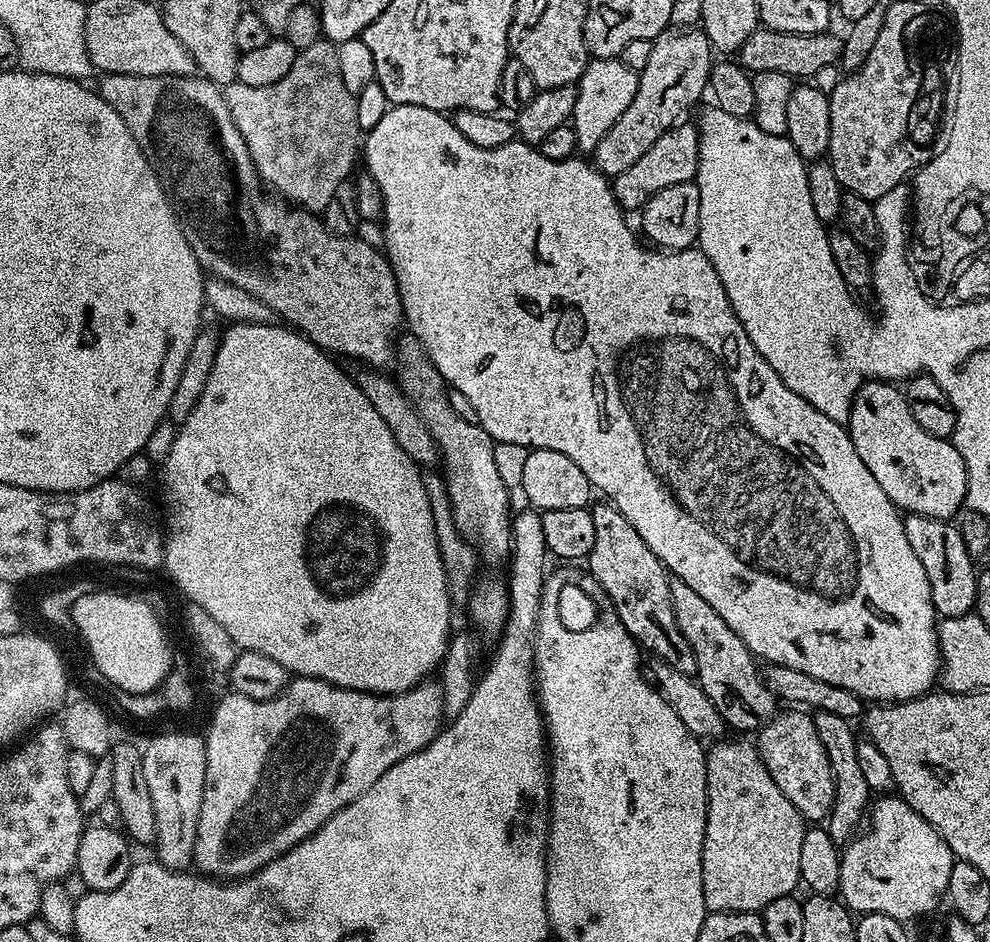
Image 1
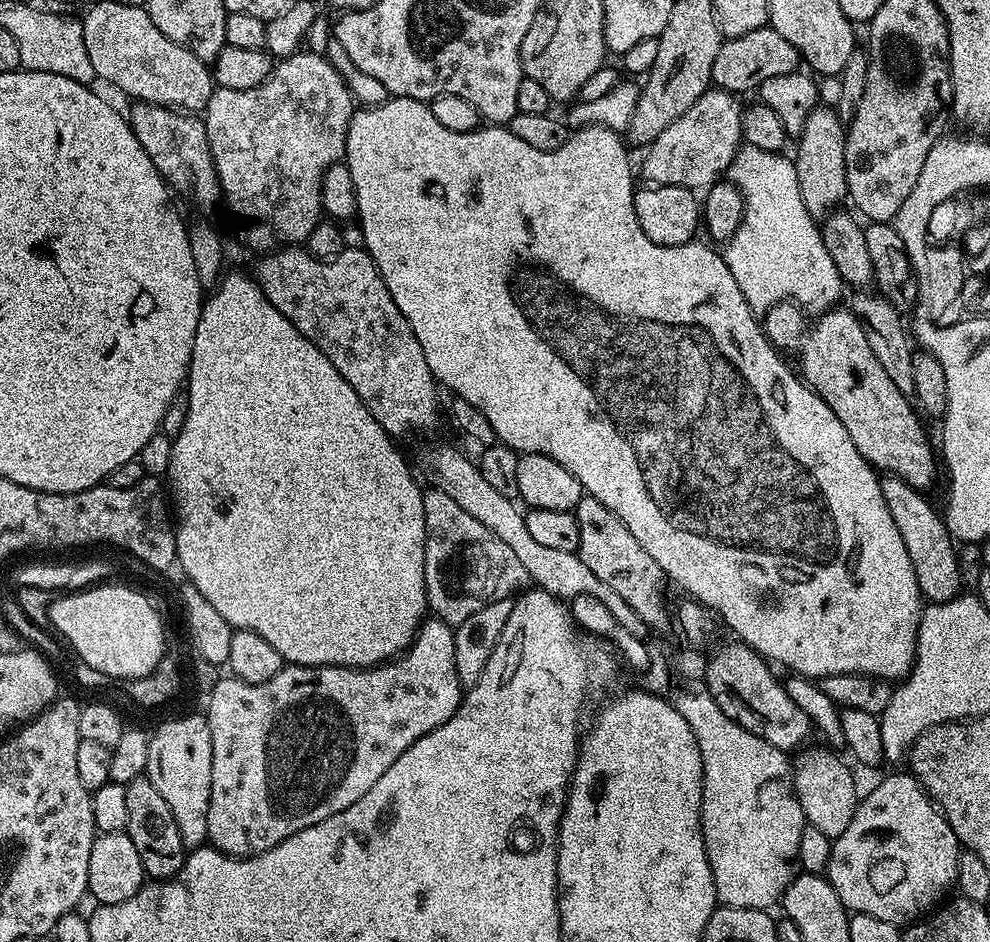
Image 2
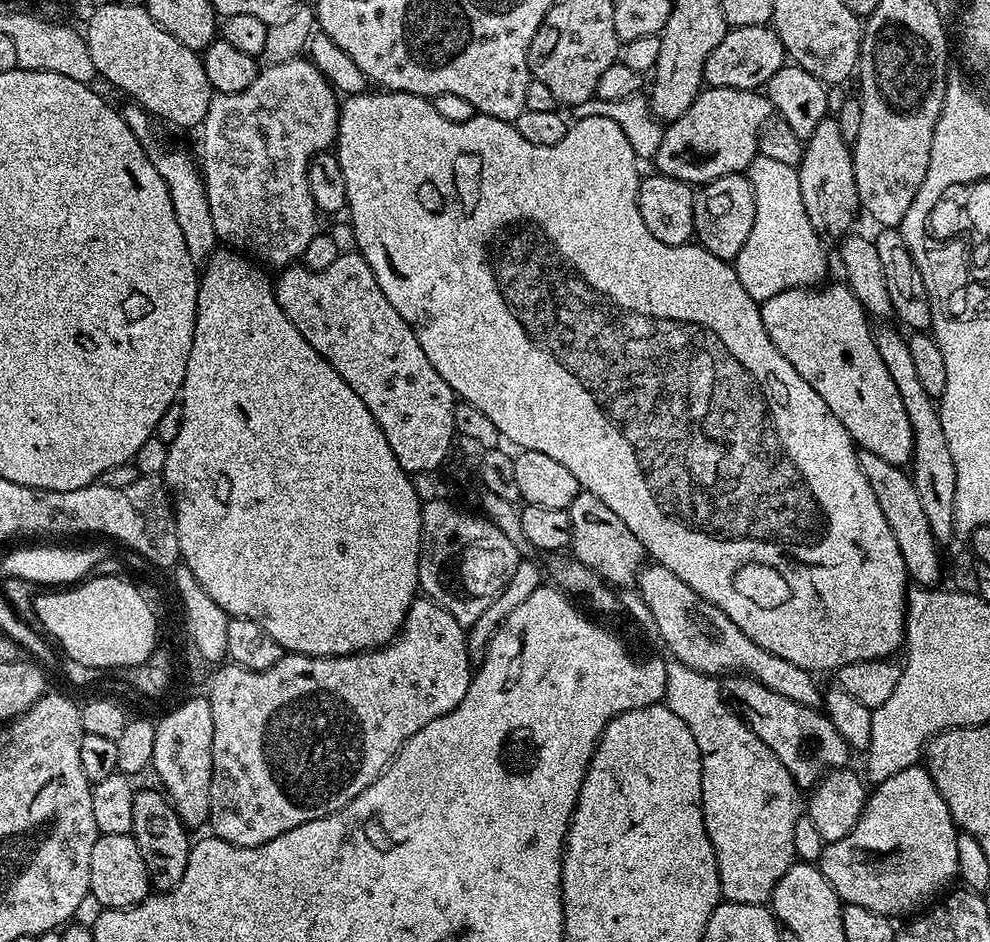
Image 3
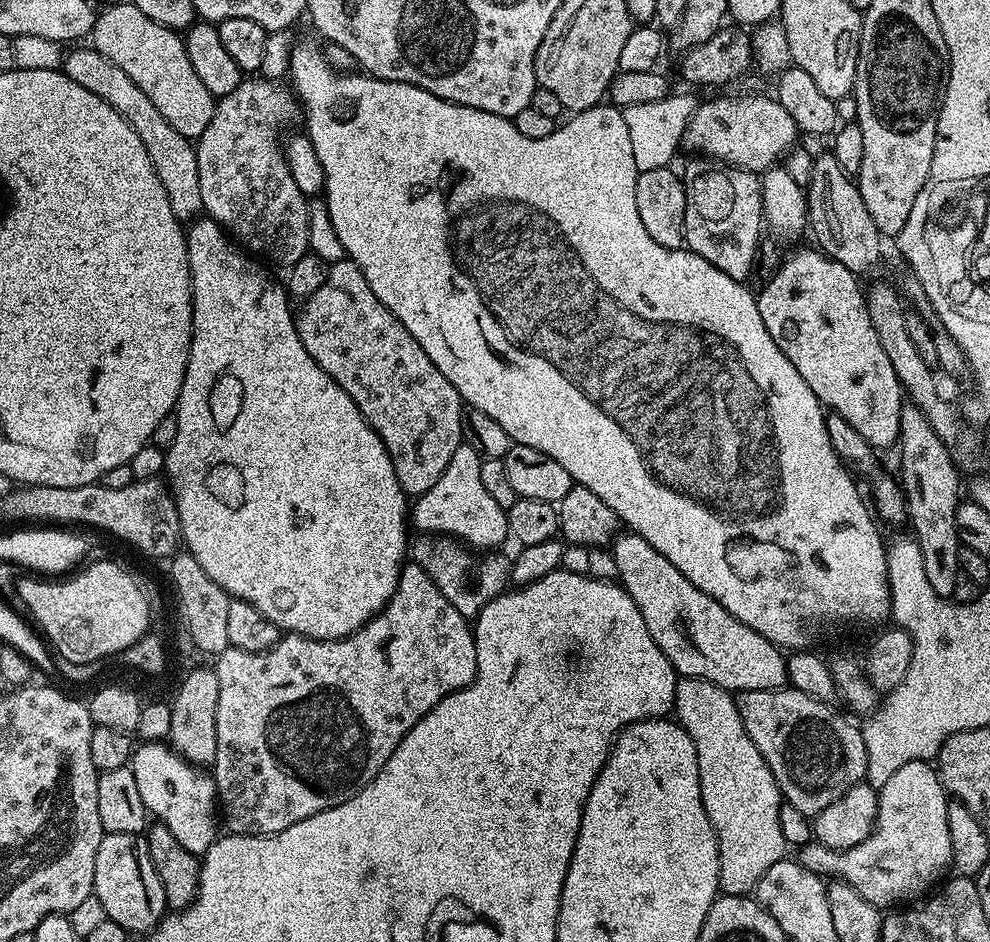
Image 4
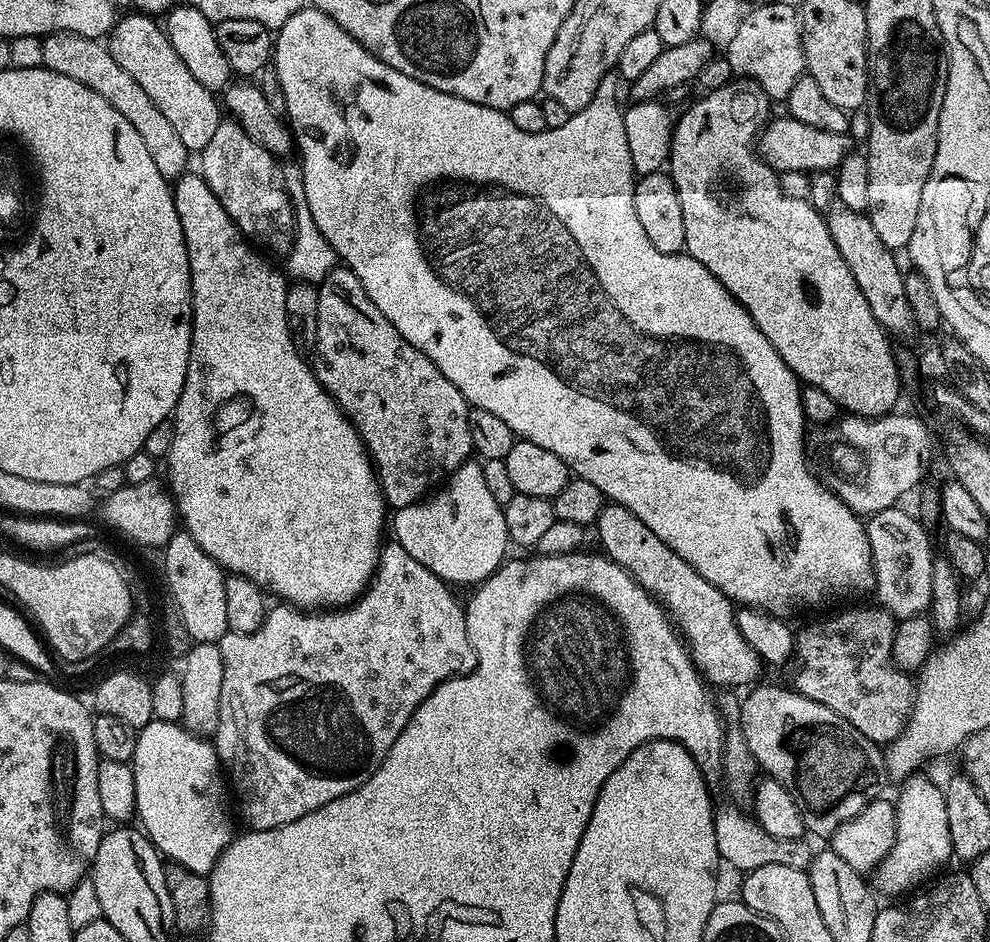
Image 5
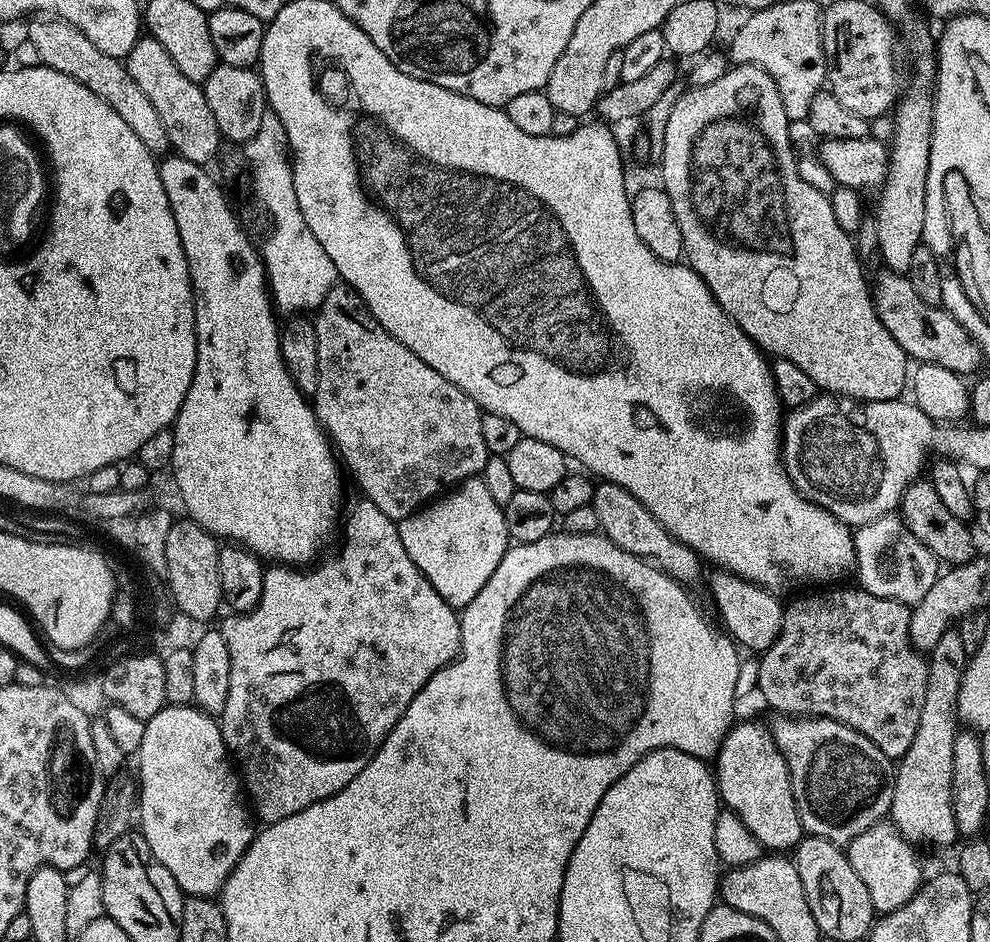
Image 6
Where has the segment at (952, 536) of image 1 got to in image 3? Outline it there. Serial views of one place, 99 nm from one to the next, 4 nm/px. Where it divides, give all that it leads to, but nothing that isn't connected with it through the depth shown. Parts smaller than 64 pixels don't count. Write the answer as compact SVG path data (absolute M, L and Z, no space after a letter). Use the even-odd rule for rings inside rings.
M860 448L856 457L862 474L866 474L866 482L870 482L870 490L874 490L874 498L878 498L878 506L882 506L882 514L894 534L894 542L898 542L909 577L915 583L916 580L920 584L938 583L940 562L935 550L938 542L933 539L926 516L922 514L922 504L918 502L911 475L901 465L886 462L886 458L878 458L878 454L870 454L870 450L865 448Z

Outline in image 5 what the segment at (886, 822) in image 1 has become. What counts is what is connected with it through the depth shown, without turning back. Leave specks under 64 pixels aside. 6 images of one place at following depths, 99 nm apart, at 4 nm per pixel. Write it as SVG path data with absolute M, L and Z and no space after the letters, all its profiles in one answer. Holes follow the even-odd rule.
M920 775L909 776L899 785L900 793L894 796L896 805L894 846L890 846L890 854L882 858L882 862L870 876L877 893L885 892L888 896L903 897L919 889L925 882L931 881L941 871L939 868L947 860L953 859L950 825L946 823L946 798L943 787L939 783L936 785L930 777ZM717 803L714 808L714 834L721 861L732 868L737 868L740 874L758 870L758 866L791 866L793 870L805 870L812 863L814 848L807 844L804 838L786 838L775 840L762 830L751 815L746 816L736 804Z

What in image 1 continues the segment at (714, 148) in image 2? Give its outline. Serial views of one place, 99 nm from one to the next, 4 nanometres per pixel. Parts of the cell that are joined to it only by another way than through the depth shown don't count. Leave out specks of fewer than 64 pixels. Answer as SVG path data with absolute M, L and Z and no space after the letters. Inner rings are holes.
M677 123L666 134L662 134L662 138L658 138L658 142L654 142L654 146L650 146L650 150L646 150L646 154L642 154L642 158L634 162L634 166L622 170L622 174L614 178L616 200L619 201L621 208L643 209L648 199L658 194L658 190L666 190L666 186L687 184L697 179L702 167L700 136L696 133L694 125L684 123Z

